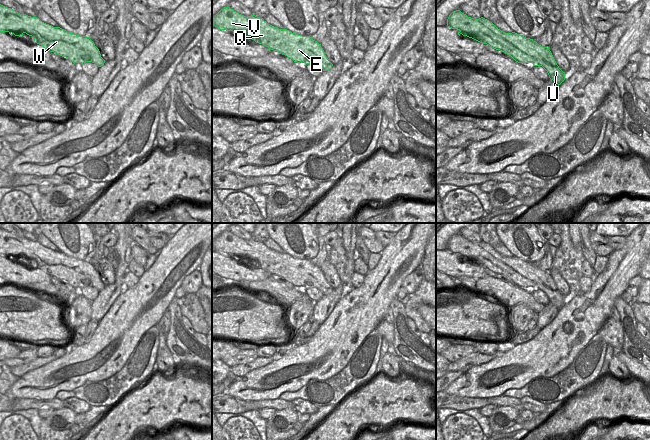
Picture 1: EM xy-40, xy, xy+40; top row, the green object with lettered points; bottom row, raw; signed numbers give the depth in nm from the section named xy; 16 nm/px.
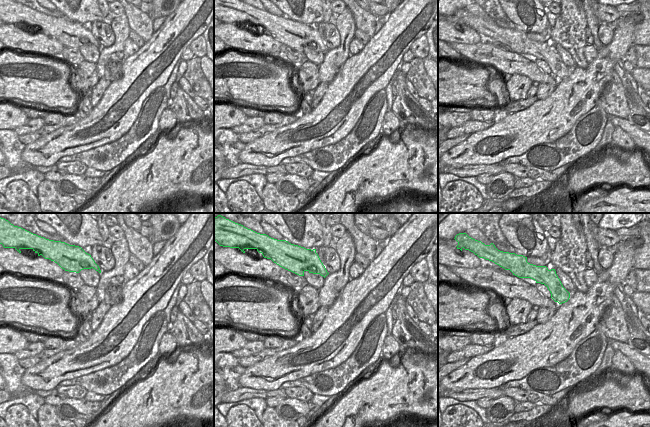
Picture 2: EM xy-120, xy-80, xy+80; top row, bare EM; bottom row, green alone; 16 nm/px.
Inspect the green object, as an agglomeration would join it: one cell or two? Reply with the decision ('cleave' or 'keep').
keep

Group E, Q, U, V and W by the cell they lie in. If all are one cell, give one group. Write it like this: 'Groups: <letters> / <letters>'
Groups: E Q U V W

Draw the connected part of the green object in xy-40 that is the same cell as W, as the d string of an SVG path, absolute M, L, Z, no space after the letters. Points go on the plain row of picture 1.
M0 228L0 256L22 261L24 257L34 262L34 267L50 276L66 281L75 287L104 289L99 273L90 261L76 259L60 251L53 251L37 241L20 238Z

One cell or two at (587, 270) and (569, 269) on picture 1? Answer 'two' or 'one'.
two

